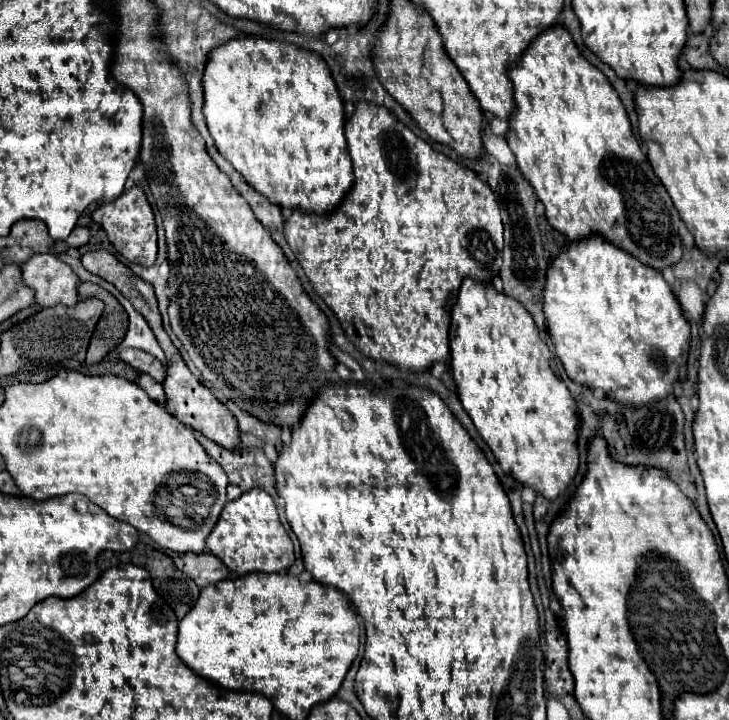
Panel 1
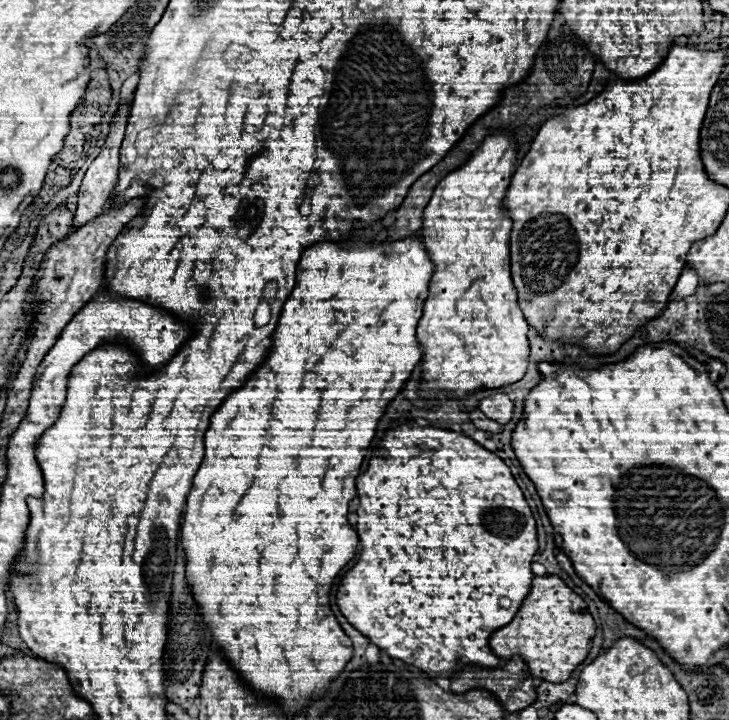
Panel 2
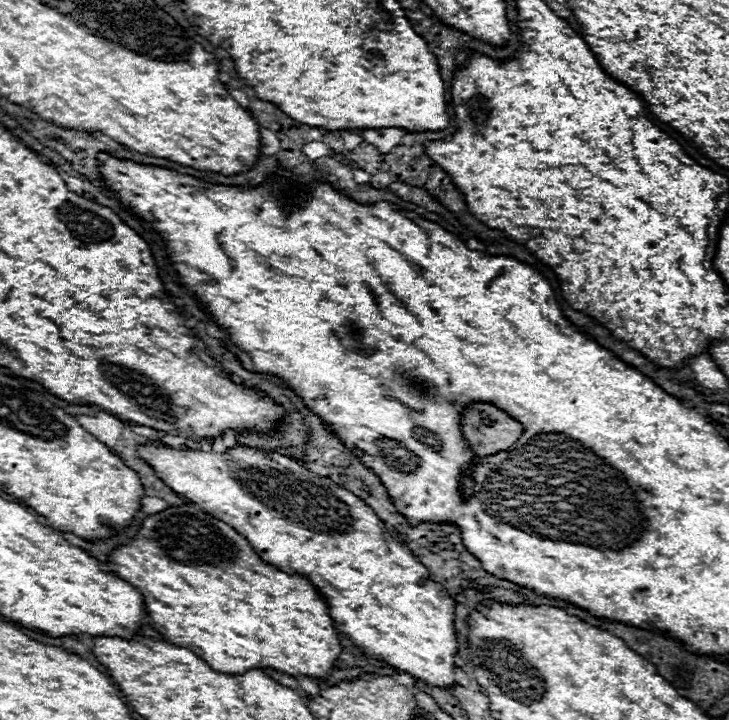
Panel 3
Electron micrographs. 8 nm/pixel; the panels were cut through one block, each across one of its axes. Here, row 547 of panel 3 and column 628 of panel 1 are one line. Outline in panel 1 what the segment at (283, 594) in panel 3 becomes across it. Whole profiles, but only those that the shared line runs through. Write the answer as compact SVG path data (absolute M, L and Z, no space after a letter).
M560 24L538 34L522 56L508 68L514 84L514 110L508 118L506 142L516 156L518 170L534 186L536 196L546 208L546 220L552 228L570 240L580 240L590 232L600 232L618 248L656 270L674 266L680 256L680 216L662 182L650 172L648 160L630 130L624 104L608 78L578 52L572 36Z

